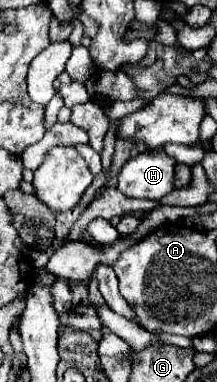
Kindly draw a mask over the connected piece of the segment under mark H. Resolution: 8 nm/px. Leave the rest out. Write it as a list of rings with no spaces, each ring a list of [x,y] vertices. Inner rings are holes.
[[[161,147],[155,151],[151,149],[145,153],[139,153],[123,165],[123,169],[119,173],[117,189],[125,197],[133,197],[133,199],[161,199],[175,189],[175,165],[177,165],[177,161],[171,155],[167,155]]]

